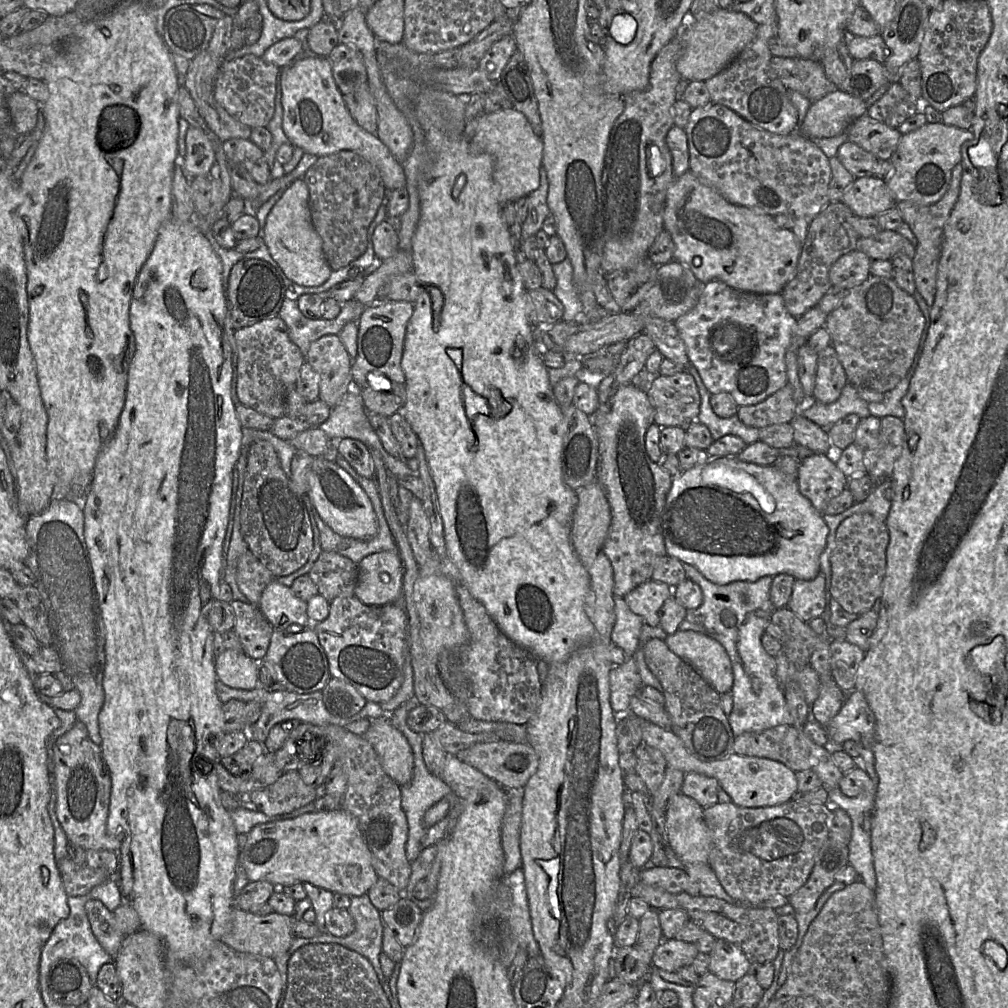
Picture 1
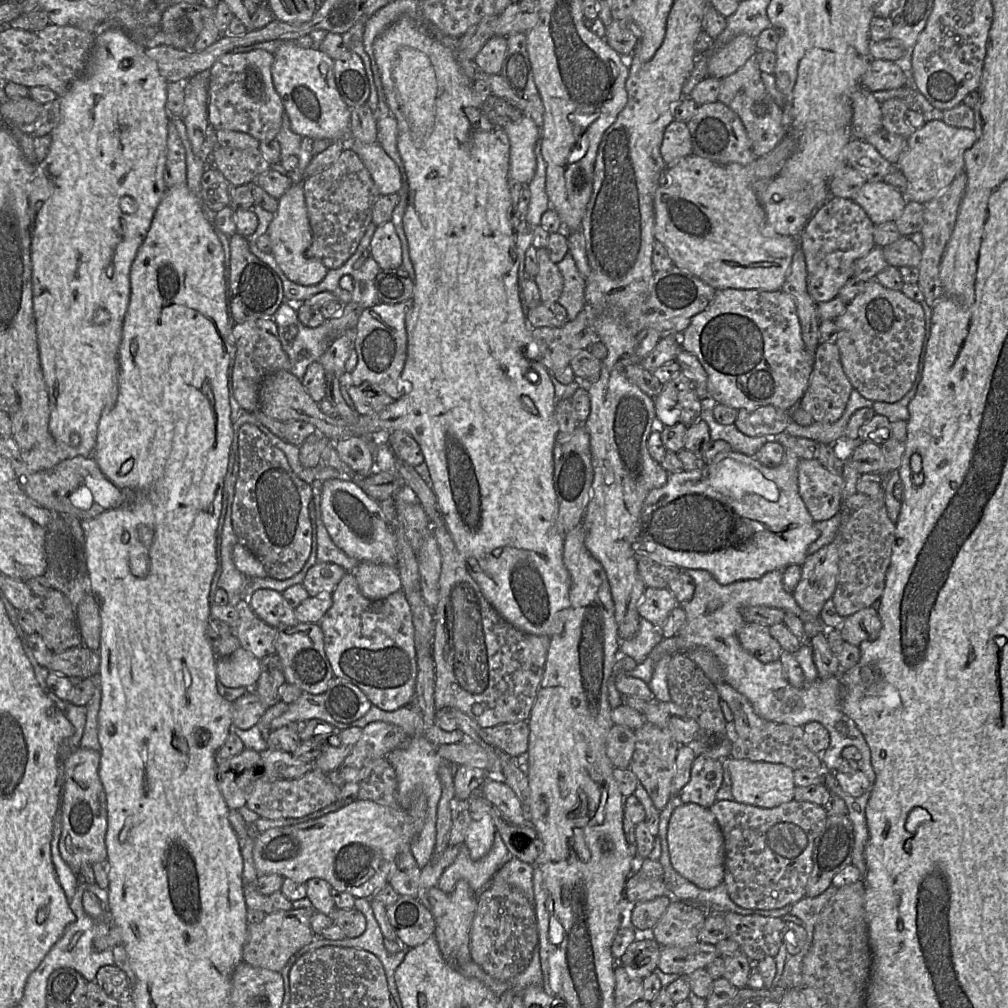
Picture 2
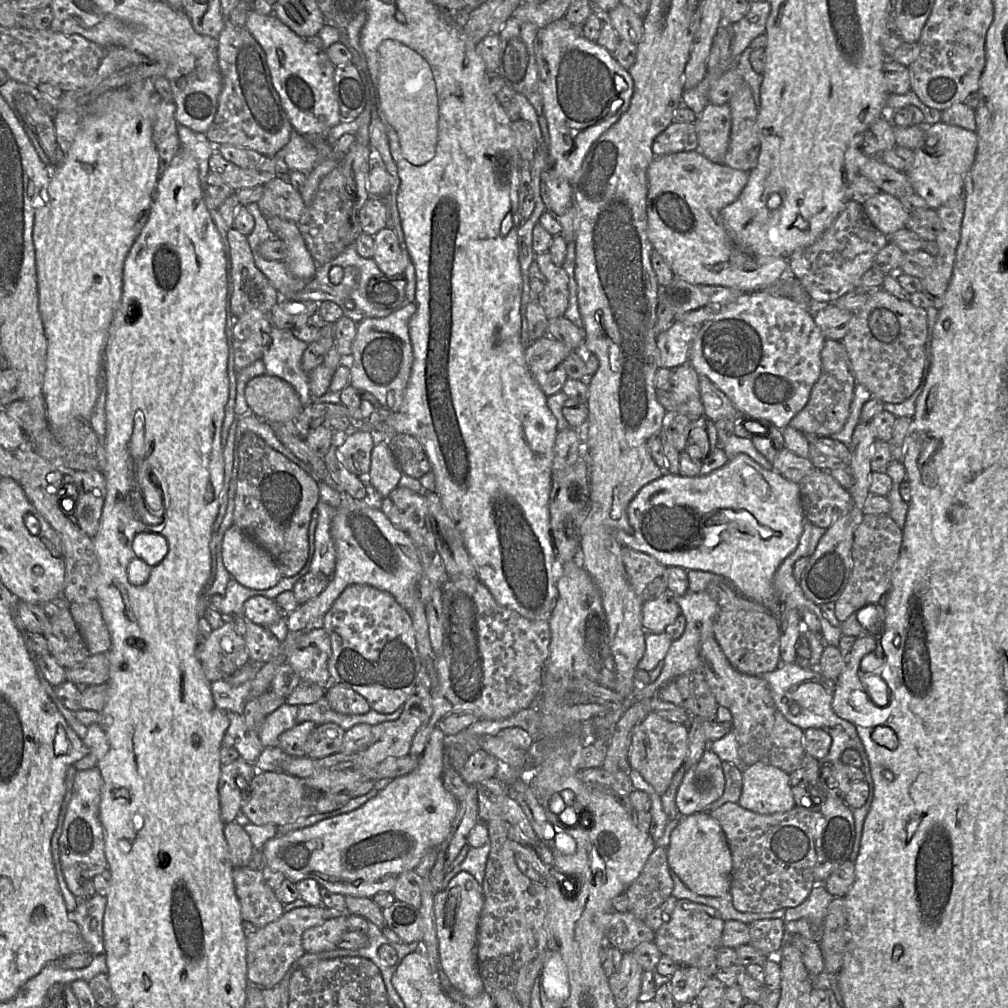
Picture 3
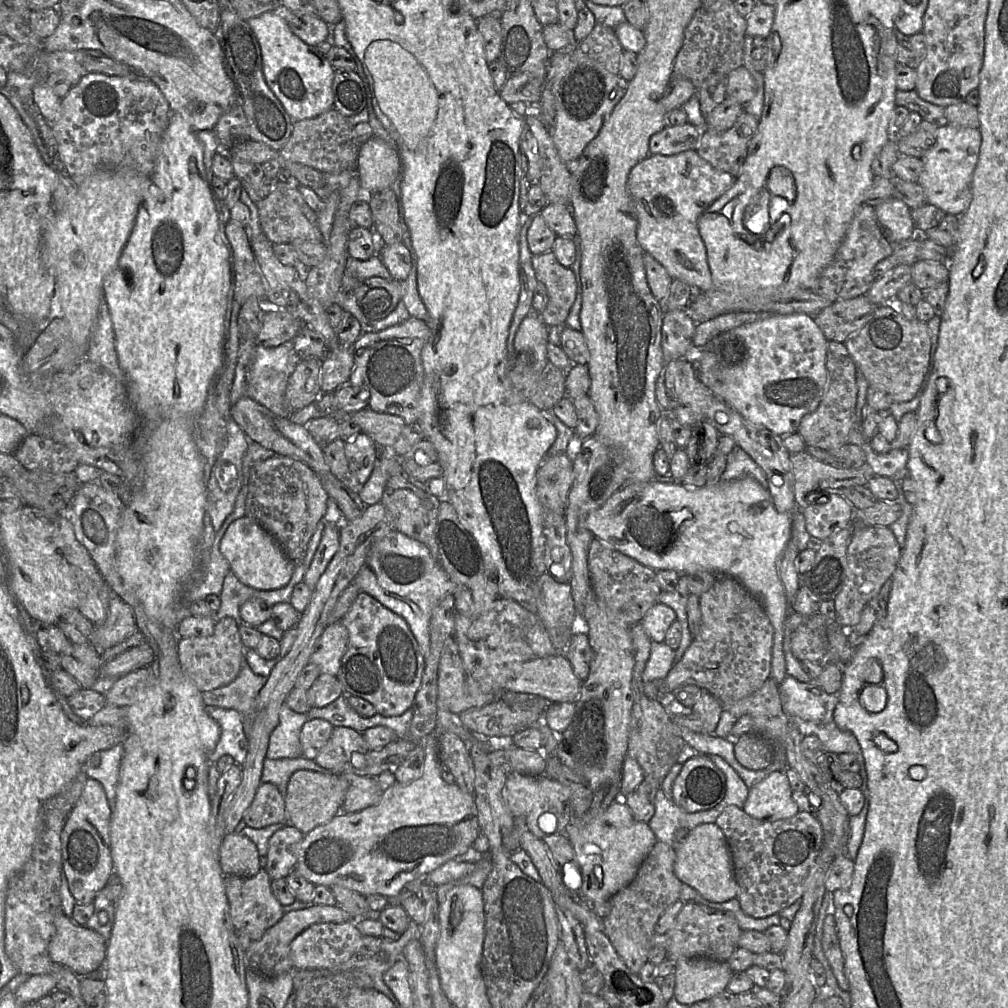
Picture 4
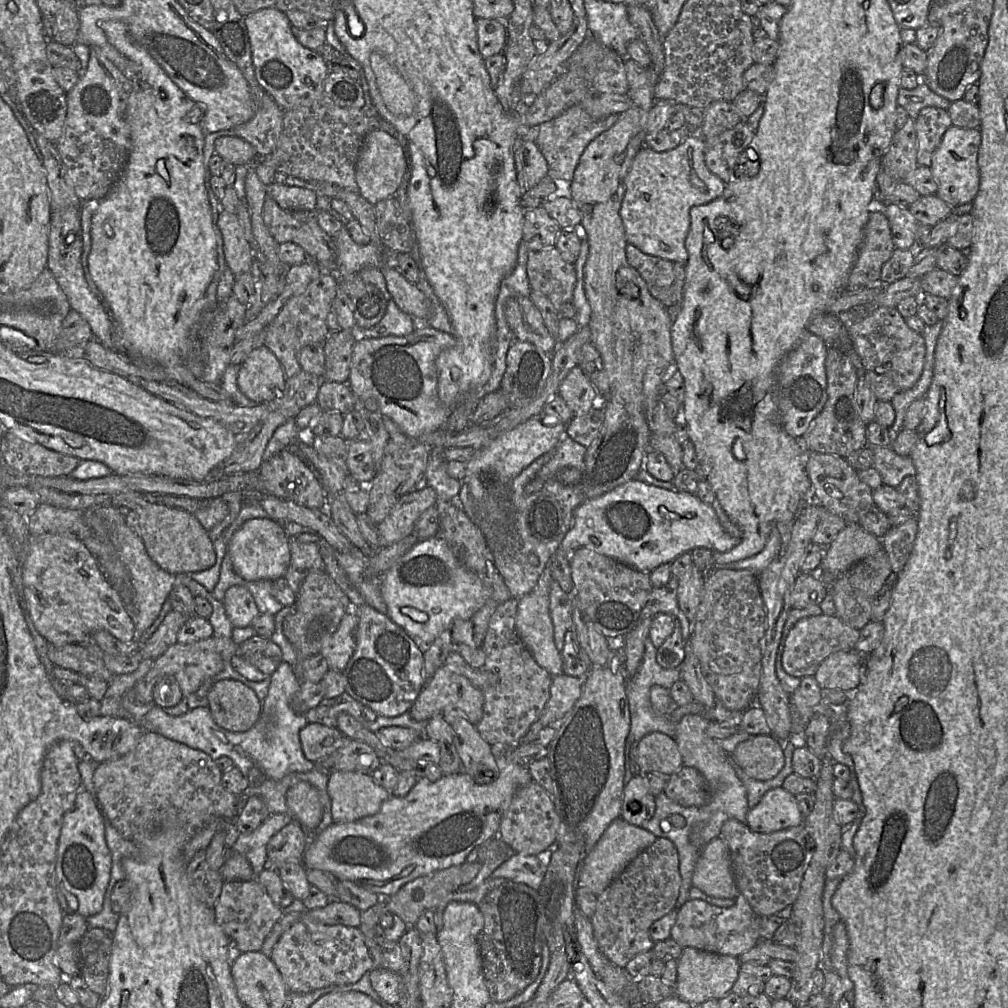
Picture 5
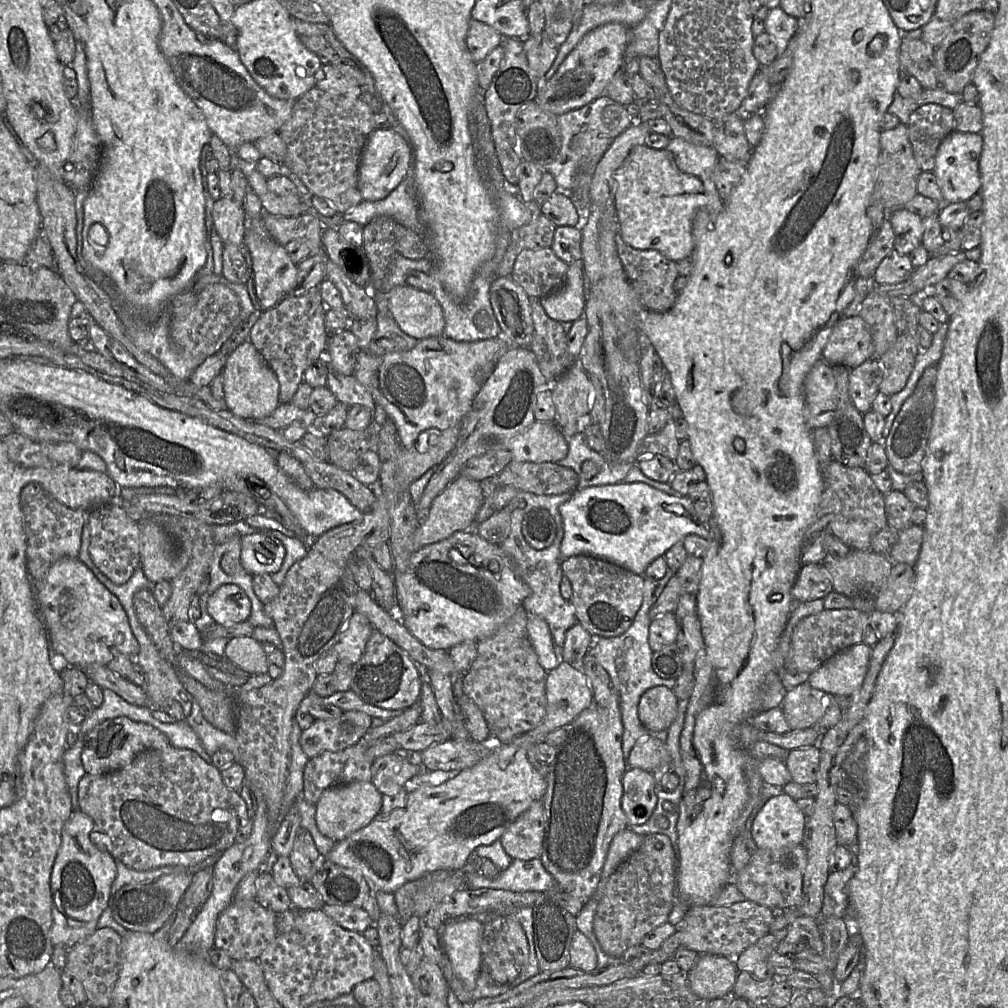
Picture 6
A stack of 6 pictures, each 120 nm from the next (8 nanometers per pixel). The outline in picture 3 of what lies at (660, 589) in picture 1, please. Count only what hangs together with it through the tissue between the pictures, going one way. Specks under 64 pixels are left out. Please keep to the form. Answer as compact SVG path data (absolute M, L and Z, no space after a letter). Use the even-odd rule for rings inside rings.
M666 591L642 604L642 626L646 632L661 634L681 614L674 596Z

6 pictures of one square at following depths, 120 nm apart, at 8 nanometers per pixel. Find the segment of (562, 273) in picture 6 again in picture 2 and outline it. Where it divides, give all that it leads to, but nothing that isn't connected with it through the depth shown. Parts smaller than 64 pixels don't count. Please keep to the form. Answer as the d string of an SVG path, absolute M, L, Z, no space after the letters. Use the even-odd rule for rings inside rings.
M545 248L537 249L538 273L535 282L539 288L541 300L546 303L557 302L563 290L563 277L552 262Z

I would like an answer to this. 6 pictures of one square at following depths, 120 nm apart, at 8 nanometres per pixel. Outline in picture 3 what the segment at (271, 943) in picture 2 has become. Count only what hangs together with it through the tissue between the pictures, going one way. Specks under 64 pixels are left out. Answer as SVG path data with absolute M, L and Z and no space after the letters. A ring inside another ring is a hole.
M322 905L296 908L248 936L246 945L248 982L260 988L272 988L280 983L290 966L305 953L302 946L304 931L324 923L331 915L332 912Z

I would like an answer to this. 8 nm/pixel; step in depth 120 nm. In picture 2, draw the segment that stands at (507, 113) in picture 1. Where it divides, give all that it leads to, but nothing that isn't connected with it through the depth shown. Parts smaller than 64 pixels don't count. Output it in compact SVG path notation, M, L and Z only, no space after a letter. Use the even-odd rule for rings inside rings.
M522 116L518 121L507 122L503 125L503 129L507 134L510 142L510 161L509 161L509 181L511 183L520 183L526 186L533 178L536 170L535 145L541 138L541 128L528 116Z

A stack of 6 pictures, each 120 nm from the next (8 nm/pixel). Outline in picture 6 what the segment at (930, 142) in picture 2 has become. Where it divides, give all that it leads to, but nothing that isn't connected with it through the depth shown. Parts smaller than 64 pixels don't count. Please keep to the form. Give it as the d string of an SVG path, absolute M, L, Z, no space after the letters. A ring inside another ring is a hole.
M953 131L940 144L933 170L940 187L944 203L967 202L980 192L981 178L979 160L983 147L981 133Z

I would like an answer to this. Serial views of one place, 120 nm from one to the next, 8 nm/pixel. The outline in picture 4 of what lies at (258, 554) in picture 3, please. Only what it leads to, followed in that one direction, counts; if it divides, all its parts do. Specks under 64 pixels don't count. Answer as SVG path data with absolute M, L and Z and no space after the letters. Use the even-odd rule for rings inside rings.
M243 516L228 526L220 542L220 550L236 577L245 585L256 589L282 587L289 582L294 571L295 564L287 557L277 540L251 517Z

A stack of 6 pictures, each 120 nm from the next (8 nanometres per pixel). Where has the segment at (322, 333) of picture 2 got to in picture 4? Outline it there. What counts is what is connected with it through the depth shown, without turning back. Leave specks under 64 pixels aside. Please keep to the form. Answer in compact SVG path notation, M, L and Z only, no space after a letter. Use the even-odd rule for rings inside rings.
M286 341L276 347L264 347L258 344L253 350L251 367L247 372L247 397L278 416L290 417L291 411L285 392L288 380L300 360L292 341Z

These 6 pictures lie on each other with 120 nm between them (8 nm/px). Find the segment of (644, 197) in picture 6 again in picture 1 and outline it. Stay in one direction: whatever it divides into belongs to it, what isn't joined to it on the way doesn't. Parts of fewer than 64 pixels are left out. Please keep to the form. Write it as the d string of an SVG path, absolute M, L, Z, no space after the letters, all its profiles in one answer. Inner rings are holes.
M836 89L811 103L802 125L796 131L809 139L847 133L850 124L866 114L867 109L864 100ZM690 170L685 172L683 175L676 177L667 190L663 225L664 229L670 233L674 243L674 259L686 265L693 272L696 279L703 284L712 280L718 280L739 291L757 294L774 294L780 293L796 272L802 245L799 243L792 230L779 227L774 221L773 216L763 211L754 210L729 202L716 190L701 183Z

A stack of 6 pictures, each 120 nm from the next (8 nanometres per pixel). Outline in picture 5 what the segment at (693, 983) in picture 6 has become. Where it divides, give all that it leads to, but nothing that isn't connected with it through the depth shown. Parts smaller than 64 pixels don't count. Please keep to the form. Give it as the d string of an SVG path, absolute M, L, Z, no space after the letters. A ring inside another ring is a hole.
M685 947L677 960L676 996L692 1005L710 999L720 1000L732 991L739 971L740 962L737 957Z

